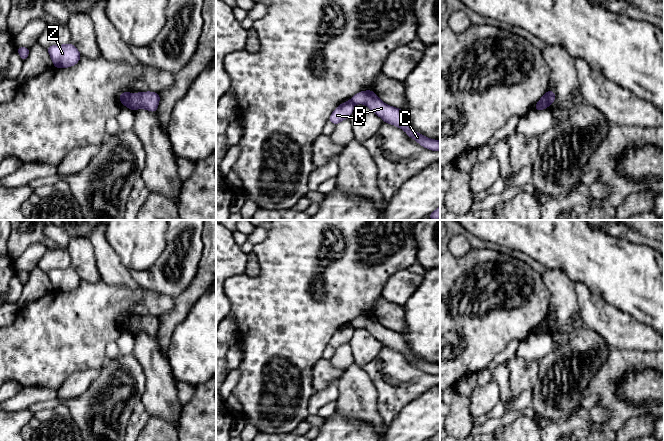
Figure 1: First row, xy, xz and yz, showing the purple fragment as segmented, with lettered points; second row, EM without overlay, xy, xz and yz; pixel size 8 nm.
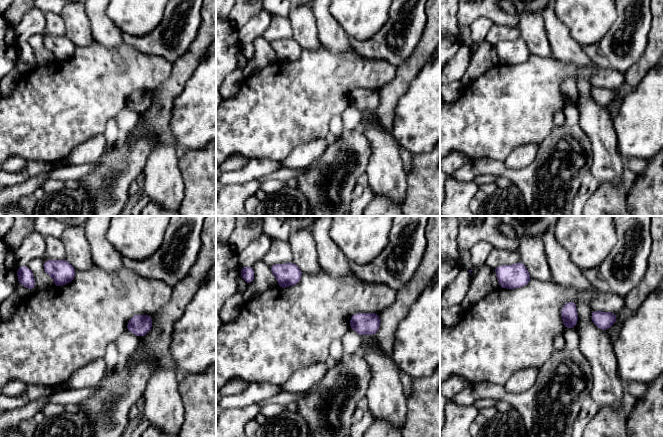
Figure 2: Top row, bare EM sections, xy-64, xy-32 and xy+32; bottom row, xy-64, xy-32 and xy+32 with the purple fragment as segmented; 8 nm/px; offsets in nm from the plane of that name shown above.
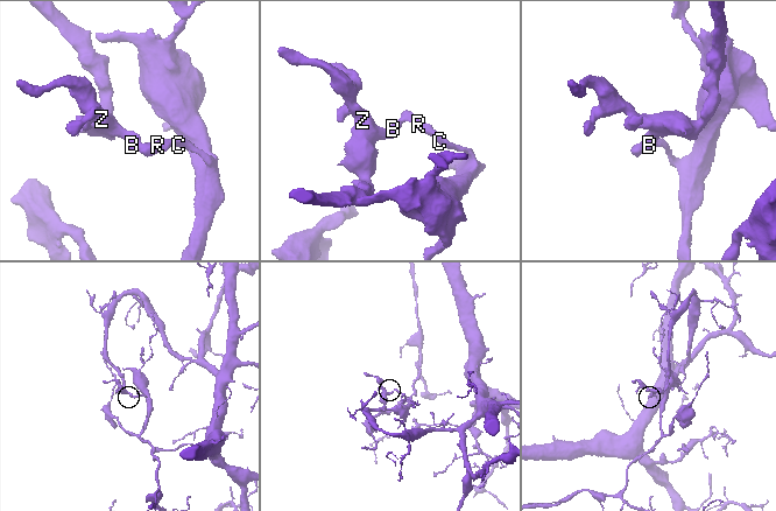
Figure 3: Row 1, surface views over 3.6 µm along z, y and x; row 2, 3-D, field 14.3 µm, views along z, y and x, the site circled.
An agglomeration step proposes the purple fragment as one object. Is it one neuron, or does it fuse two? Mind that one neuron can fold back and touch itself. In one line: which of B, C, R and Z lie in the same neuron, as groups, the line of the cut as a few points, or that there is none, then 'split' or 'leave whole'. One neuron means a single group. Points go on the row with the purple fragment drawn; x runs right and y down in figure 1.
B Z / C R | xy (129, 93), (125, 105) | split

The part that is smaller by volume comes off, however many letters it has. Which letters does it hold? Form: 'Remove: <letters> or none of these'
Remove: C, R

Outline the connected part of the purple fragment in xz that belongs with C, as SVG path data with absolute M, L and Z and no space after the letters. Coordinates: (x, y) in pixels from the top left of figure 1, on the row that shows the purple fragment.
M366 90L355 94L349 101L354 105L364 104L379 116L384 123L392 124L404 130L407 135L416 140L422 147L431 151L440 150L440 141L430 139L422 134L414 131L404 115L403 109L389 106L381 101L374 91Z

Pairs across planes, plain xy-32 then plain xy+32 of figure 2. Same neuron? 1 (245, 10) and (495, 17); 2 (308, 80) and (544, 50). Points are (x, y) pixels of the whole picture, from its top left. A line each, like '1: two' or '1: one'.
1: one
2: two

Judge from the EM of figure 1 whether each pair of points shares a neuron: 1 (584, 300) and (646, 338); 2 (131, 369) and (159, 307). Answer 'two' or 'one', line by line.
1: one
2: two

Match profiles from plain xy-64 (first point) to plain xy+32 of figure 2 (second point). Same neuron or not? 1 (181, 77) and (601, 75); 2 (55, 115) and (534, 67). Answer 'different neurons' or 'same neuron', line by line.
1: different neurons
2: same neuron

